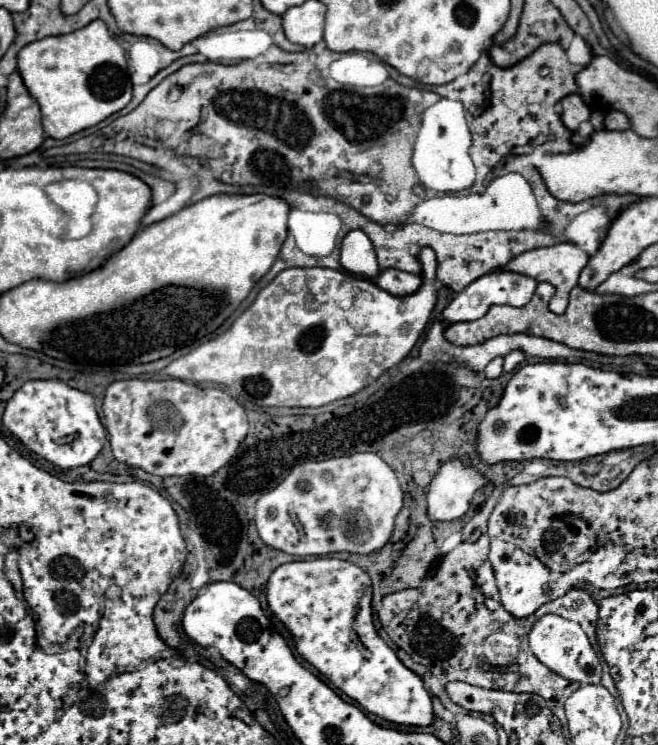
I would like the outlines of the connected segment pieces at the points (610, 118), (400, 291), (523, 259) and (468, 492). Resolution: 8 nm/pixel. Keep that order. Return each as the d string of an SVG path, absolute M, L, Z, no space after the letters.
M610 110L610 112L606 112L604 126L606 126L606 130L628 130L630 120L626 118L626 114L622 114L618 110Z
M382 270L376 284L394 294L394 296L406 296L406 294L414 294L420 286L420 276L416 274L408 274L408 272L402 272L402 270Z
M560 242L554 246L544 246L544 248L536 248L536 250L528 250L520 256L516 256L514 260L510 260L502 270L514 270L518 274L526 274L538 282L550 282L556 288L556 294L550 298L550 312L554 314L564 314L568 308L568 296L570 290L578 284L578 276L582 272L582 268L588 264L590 256L586 252L582 252L578 246L574 246L572 242Z
M460 460L446 462L434 476L428 492L432 520L456 520L468 512L472 494L486 484L484 476Z

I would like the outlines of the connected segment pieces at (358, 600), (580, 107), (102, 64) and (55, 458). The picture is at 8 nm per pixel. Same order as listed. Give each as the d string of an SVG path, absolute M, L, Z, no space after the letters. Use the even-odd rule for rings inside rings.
M312 558L288 562L278 566L266 584L266 600L272 614L288 628L294 638L296 652L310 662L320 674L324 674L336 688L348 698L358 702L366 712L376 714L388 722L404 726L430 726L432 724L432 700L422 680L410 672L394 654L392 648L376 634L372 624L372 584L370 576L352 562L338 558Z
M570 94L570 96L562 98L560 104L564 108L562 110L562 122L564 122L564 126L568 130L576 132L582 122L588 122L590 120L592 110L586 106L586 102L582 102L580 94Z
M90 22L76 32L30 42L30 46L18 52L18 72L42 110L42 126L47 138L62 140L96 126L122 110L132 98L126 52L114 36L110 36L104 22Z
M28 380L6 402L2 422L24 446L28 446L32 452L46 458L48 462L52 462L58 468L76 468L76 466L84 466L84 464L92 462L106 442L106 430L96 414L94 396L80 392L76 388L70 388L68 384L64 384L60 380Z

